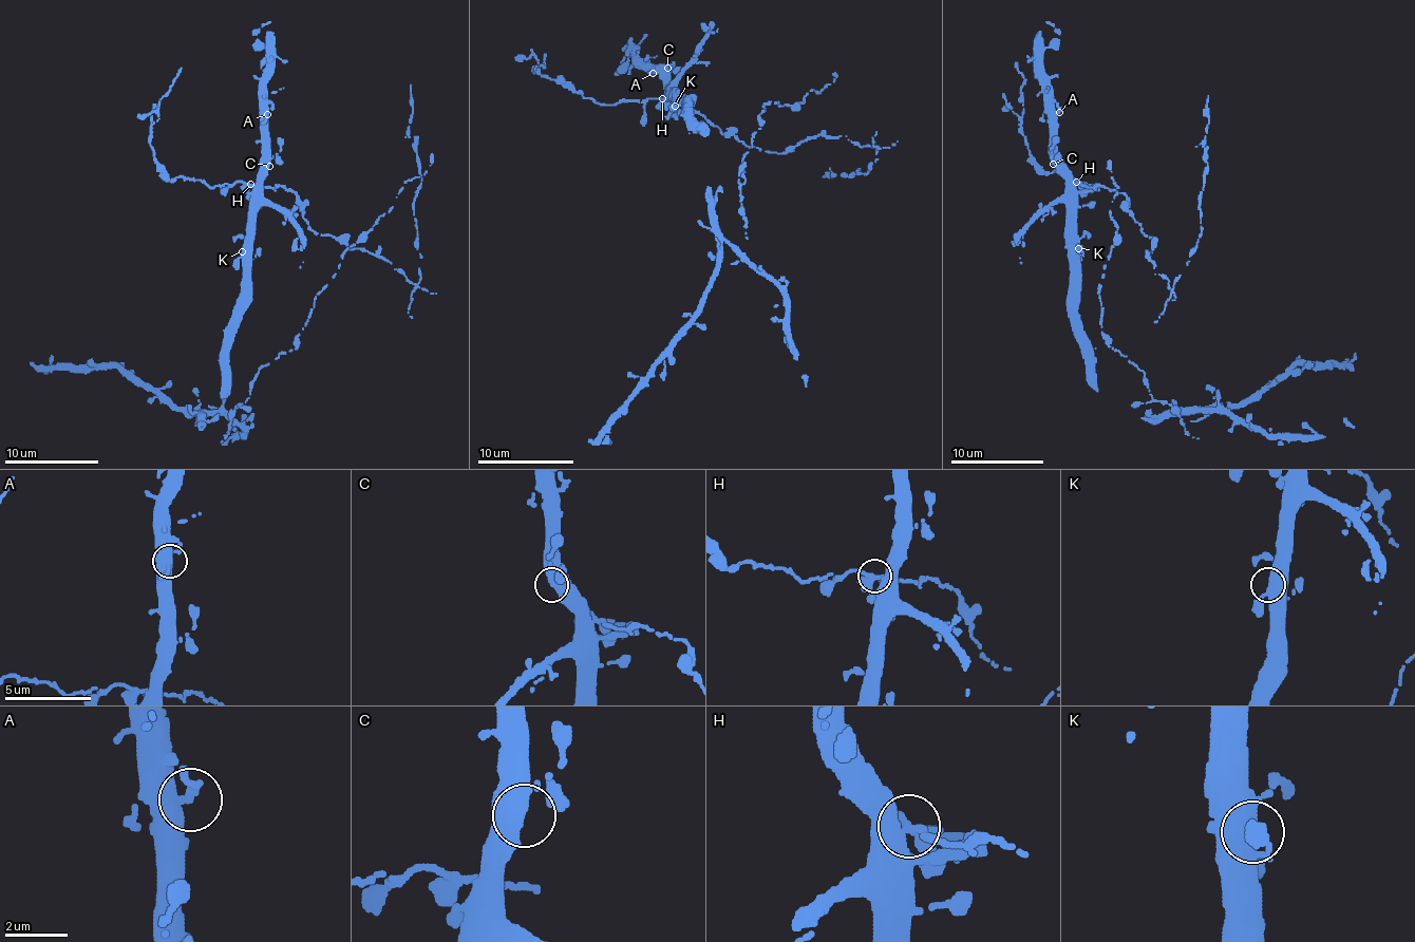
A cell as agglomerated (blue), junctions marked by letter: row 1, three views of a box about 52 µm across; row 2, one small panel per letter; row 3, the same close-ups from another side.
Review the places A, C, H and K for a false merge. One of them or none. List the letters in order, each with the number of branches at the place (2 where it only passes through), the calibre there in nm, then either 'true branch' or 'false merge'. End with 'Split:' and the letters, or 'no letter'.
A: 2 | 300 nm | true branch
C: 2 | 440 nm | true branch
H: 4 | 280 nm | false merge
K: 4 | 400 nm | true branch
Split: H

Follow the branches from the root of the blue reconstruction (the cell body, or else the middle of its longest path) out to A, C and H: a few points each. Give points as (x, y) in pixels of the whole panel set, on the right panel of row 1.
A: (1074, 255), (1064, 165), (1055, 149), (1055, 114), (1059, 112)
C: (1074, 255), (1066, 182), (1053, 164)
H: (1074, 255), (1076, 181)

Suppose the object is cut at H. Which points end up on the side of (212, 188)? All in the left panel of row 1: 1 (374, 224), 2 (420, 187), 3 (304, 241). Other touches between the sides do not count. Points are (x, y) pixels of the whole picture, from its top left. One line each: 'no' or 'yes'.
1: no
2: yes
3: no

